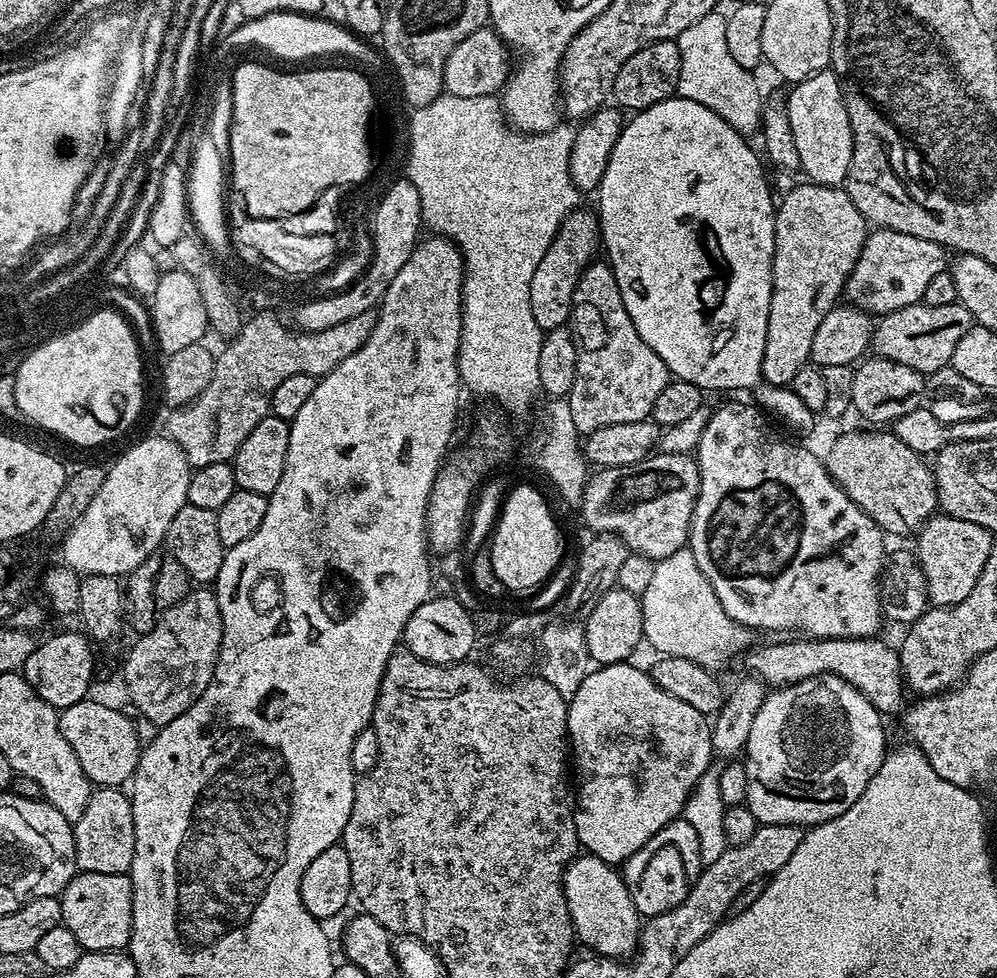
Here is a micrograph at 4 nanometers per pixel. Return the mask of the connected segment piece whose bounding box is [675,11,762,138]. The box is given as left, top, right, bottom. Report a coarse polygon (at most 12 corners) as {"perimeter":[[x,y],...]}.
{"perimeter":[[719,11],[676,37],[676,96],[761,131],[760,84],[734,62]]}

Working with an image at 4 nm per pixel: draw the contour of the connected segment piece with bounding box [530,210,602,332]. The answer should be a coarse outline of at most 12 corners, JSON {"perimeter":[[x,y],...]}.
{"perimeter":[[597,213],[565,218],[534,278],[544,332],[571,321],[574,290],[602,248]]}

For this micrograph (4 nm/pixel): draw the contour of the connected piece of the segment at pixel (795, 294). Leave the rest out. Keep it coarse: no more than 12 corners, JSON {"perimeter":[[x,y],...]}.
{"perimeter":[[843,187],[776,209],[763,383],[811,361],[870,228]]}

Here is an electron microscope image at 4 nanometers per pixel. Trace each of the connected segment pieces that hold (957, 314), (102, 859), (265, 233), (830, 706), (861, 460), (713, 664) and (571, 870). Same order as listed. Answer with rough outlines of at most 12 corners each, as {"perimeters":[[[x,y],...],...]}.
{"perimeters":[[[958,302],[875,321],[870,348],[927,374],[951,365],[973,326]],[[97,787],[72,833],[79,871],[122,876],[131,799]],[[231,213],[230,236],[265,265],[319,277],[337,237],[290,234],[281,221]],[[837,676],[769,691],[742,753],[760,824],[815,826],[884,761]],[[893,431],[840,435],[825,468],[885,533],[937,511],[935,471]],[[691,547],[656,561],[644,640],[721,670],[753,633]],[[591,854],[564,872],[577,941],[635,953],[642,917],[623,875]]]}

